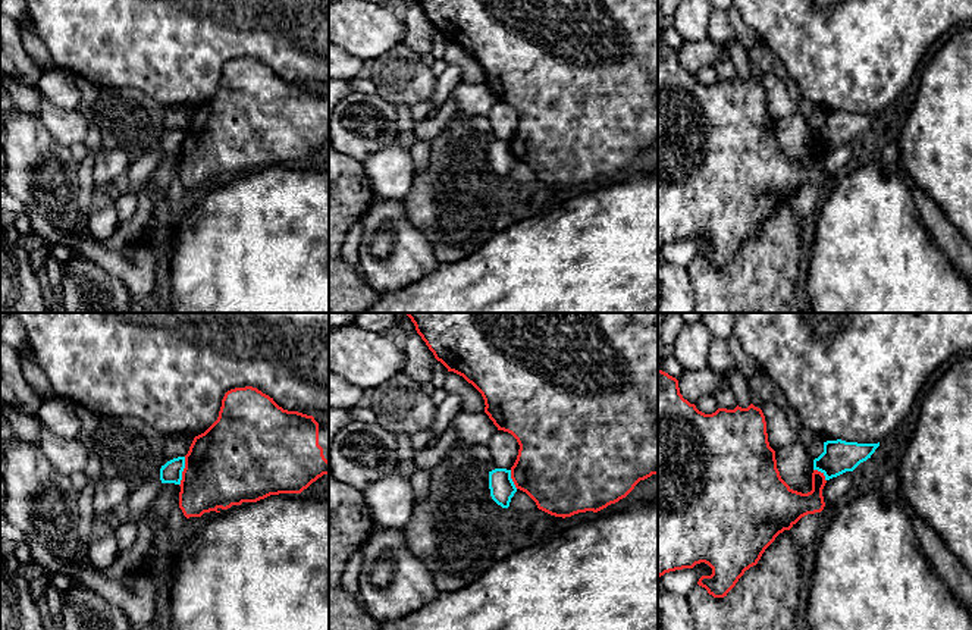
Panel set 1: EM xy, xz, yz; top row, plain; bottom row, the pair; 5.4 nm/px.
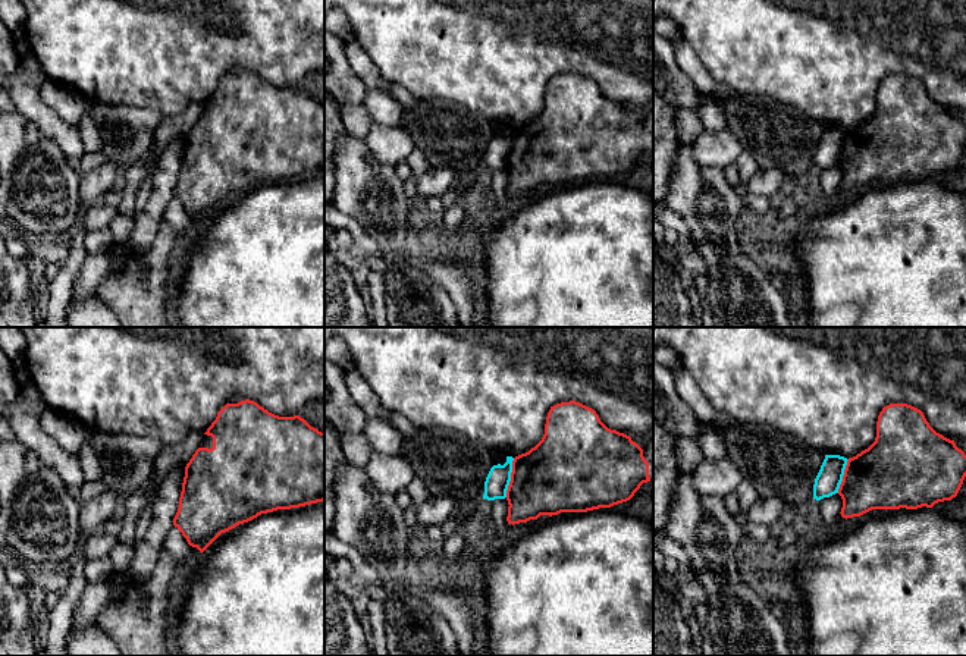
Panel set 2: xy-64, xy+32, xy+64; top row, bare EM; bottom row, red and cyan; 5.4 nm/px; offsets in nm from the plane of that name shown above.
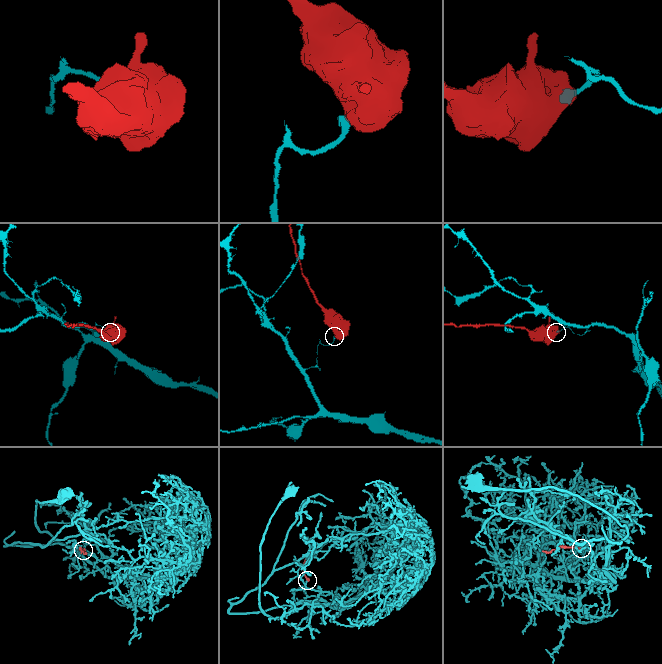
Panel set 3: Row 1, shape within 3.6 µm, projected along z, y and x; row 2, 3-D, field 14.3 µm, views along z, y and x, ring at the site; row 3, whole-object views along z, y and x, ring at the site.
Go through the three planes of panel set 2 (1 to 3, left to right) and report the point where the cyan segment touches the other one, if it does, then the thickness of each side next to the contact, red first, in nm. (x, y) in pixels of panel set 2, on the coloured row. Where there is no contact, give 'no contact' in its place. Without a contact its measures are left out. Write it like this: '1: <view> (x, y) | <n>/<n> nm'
1: no contact
2: xy+32 (511, 477) | 400/130 nm
3: xy+64 (843, 476) | 380/140 nm

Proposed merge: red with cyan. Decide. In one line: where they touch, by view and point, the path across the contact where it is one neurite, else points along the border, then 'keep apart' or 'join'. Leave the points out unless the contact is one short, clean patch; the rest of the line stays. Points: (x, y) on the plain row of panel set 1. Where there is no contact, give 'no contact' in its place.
meets red in xy at (182, 143); border along xy (185, 128), (179, 156); keep apart

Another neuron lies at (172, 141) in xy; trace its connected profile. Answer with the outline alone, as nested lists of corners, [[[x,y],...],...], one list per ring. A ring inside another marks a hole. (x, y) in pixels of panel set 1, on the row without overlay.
[[[178,128],[178,129],[167,132],[160,140],[162,154],[181,156],[184,140],[185,140],[185,128]]]

